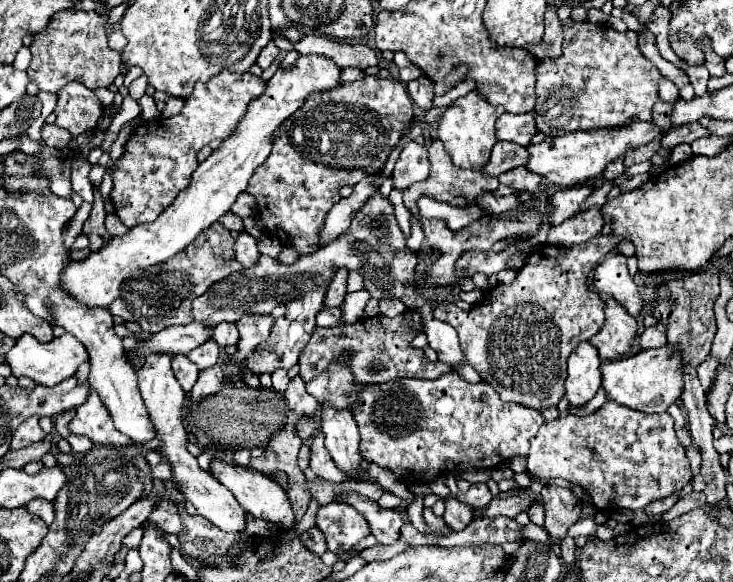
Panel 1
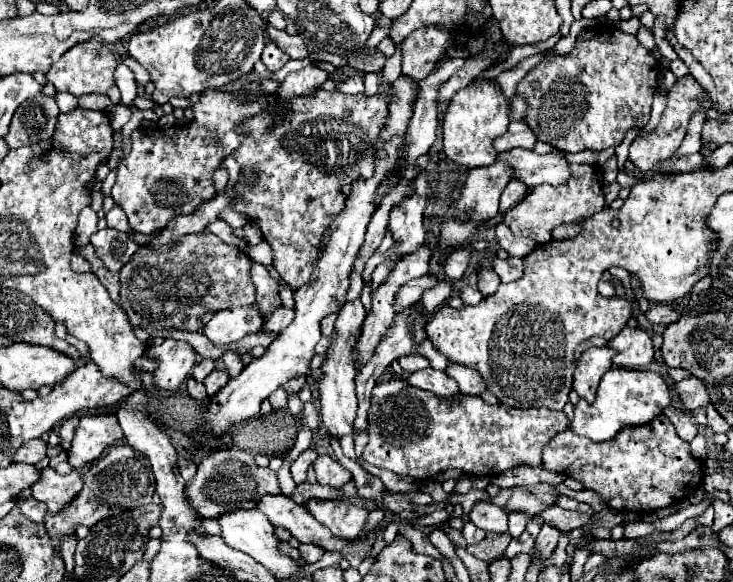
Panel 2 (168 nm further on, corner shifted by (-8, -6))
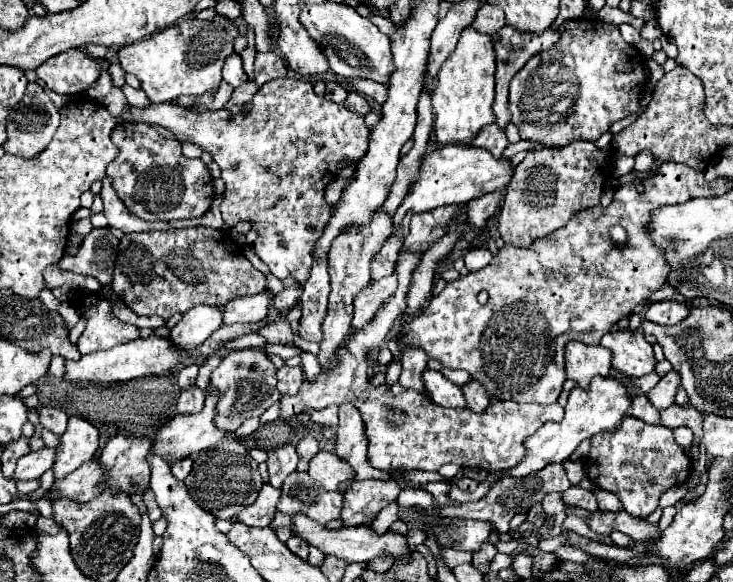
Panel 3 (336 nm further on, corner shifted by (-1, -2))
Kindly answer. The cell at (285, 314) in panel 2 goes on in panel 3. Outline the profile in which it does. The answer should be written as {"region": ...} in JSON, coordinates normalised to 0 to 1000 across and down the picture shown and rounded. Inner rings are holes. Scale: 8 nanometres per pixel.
{"region":[[[389,495],[383,505],[375,509],[372,522],[381,536],[392,536],[400,529],[400,522],[405,519],[405,512],[411,509],[411,495]]]}

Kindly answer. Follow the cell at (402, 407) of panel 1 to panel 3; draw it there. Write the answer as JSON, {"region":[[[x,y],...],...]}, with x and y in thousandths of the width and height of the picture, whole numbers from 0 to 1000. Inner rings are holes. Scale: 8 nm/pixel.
{"region":[[[547,436],[542,447],[542,478],[544,478],[544,495],[542,505],[517,533],[514,546],[509,546],[509,553],[503,560],[498,560],[498,567],[487,567],[482,570],[482,577],[476,581],[476,588],[462,601],[462,625],[446,639],[438,639],[427,660],[413,660],[405,680],[383,680],[383,718],[397,718],[408,708],[413,708],[416,701],[446,701],[452,694],[468,694],[471,687],[479,687],[498,725],[501,735],[501,787],[503,797],[509,804],[525,808],[525,811],[555,811],[555,808],[599,808],[604,797],[615,794],[623,797],[626,804],[659,804],[664,811],[675,811],[675,808],[692,808],[705,801],[705,794],[711,794],[719,780],[716,770],[716,756],[744,725],[754,722],[763,725],[768,718],[768,701],[763,694],[708,694],[708,691],[675,691],[670,694],[664,704],[659,708],[645,708],[637,701],[604,701],[593,691],[588,691],[585,677],[574,677],[563,667],[550,667],[544,660],[528,663],[509,663],[506,660],[506,646],[503,646],[503,625],[501,625],[501,605],[509,598],[517,598],[523,591],[523,584],[528,581],[531,567],[536,564],[536,553],[550,540],[553,533],[553,498],[558,495],[558,471],[563,467],[563,457],[569,457],[572,450],[572,436]]]}

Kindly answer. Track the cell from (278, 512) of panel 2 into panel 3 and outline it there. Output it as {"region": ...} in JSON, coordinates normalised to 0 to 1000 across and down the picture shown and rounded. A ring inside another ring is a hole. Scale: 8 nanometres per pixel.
{"region":[[[405,880],[400,883],[400,900],[397,900],[397,911],[402,921],[413,924],[416,931],[422,931],[424,938],[435,942],[438,948],[443,952],[452,952],[452,955],[460,955],[465,962],[471,962],[473,969],[482,969],[482,966],[503,966],[514,955],[523,955],[523,952],[531,952],[536,955],[539,962],[555,962],[558,959],[558,935],[555,928],[542,918],[542,914],[525,914],[523,921],[514,921],[506,907],[498,907],[498,904],[476,904],[476,907],[462,907],[462,911],[452,911],[446,904],[438,904],[432,897],[427,897],[424,890],[416,890],[416,883]]]}

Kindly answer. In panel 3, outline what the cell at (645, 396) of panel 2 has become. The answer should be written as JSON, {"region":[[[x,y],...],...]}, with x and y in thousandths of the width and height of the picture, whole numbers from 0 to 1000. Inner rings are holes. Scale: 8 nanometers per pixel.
{"region":[[[836,646],[809,649],[804,670],[782,667],[776,677],[774,698],[771,698],[768,722],[765,725],[746,725],[727,749],[722,749],[716,759],[716,766],[722,770],[719,787],[714,787],[703,804],[697,804],[689,814],[711,821],[711,818],[735,811],[738,804],[744,804],[749,797],[774,790],[795,756],[804,756],[806,749],[820,746],[825,739],[831,739],[831,742],[844,739],[847,722],[853,718],[853,708],[861,701],[861,694],[864,694],[864,684],[861,684],[858,667]]]}

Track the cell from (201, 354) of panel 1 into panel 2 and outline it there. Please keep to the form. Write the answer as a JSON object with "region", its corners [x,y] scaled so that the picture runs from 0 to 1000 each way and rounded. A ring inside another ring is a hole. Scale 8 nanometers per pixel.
{"region":[[[276,619],[276,622],[270,622],[265,632],[262,632],[262,649],[267,649],[270,656],[276,656],[289,636],[292,636],[295,629],[292,629],[292,619]]]}

